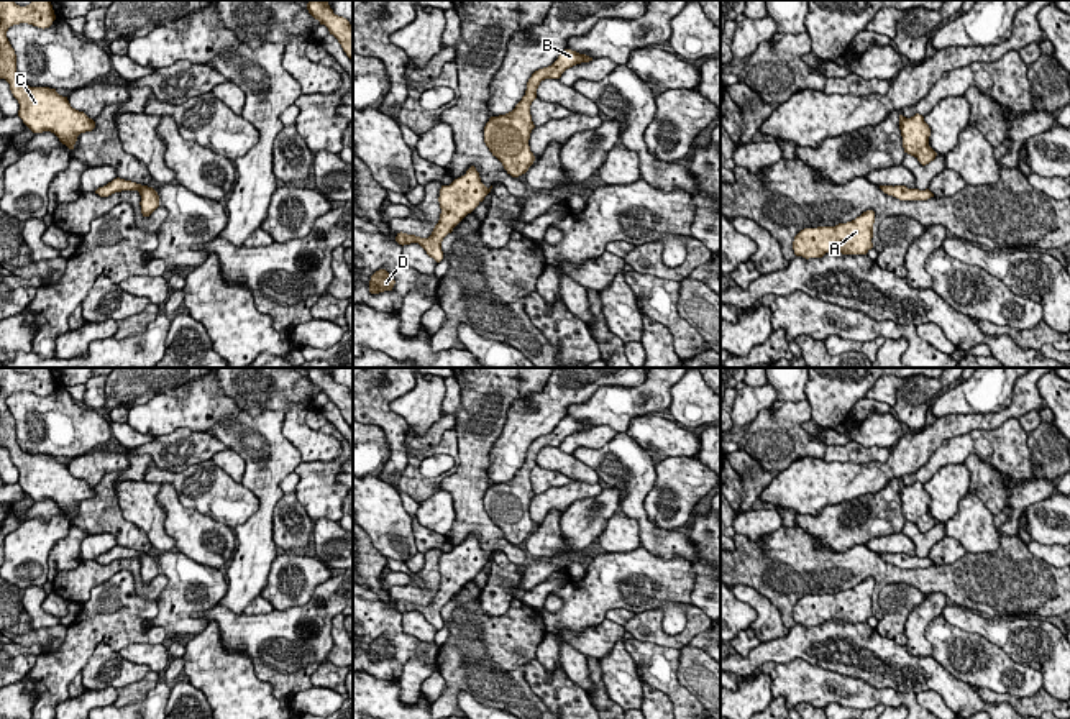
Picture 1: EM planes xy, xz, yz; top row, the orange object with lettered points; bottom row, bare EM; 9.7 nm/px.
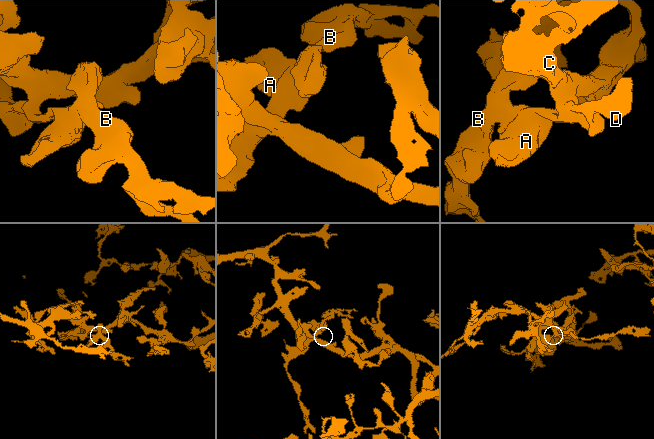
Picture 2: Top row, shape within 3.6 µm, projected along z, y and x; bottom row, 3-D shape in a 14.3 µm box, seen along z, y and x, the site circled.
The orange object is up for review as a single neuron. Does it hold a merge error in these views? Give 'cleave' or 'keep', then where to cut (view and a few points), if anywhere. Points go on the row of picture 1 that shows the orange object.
keep; cut none

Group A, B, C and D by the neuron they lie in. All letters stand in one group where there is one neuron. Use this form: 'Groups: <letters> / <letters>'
Groups: A B C D

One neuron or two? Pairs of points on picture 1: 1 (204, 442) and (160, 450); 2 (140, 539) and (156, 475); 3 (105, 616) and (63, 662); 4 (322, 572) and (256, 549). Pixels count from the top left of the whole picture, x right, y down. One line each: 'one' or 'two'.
1: one
2: two
3: one
4: two

